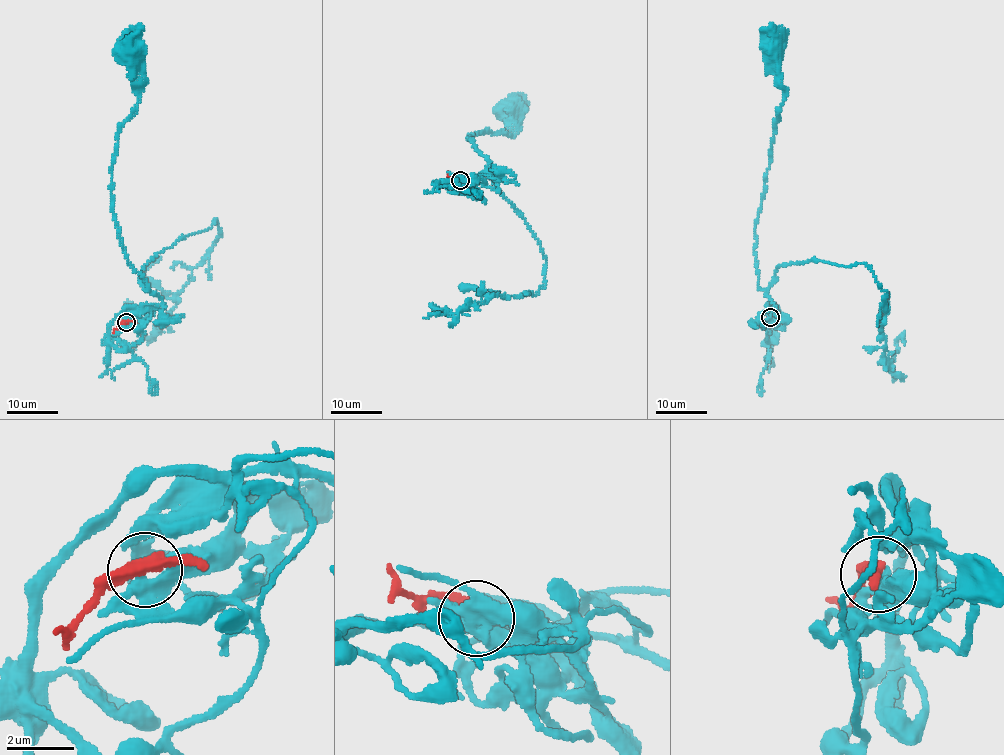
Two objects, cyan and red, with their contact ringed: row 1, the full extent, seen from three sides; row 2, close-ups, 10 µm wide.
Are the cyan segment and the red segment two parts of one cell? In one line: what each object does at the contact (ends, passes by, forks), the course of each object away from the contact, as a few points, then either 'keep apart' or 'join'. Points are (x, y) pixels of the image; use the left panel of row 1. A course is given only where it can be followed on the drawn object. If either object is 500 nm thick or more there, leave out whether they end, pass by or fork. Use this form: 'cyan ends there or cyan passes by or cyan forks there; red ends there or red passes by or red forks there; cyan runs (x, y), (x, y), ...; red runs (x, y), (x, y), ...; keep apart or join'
cyan ends there; red passes by; cyan runs (126, 322), (145, 306), (162, 307), (161, 298), (128, 261), (112, 210), (119, 127), (137, 100), (130, 56); red runs (126, 322), (113, 332); join

